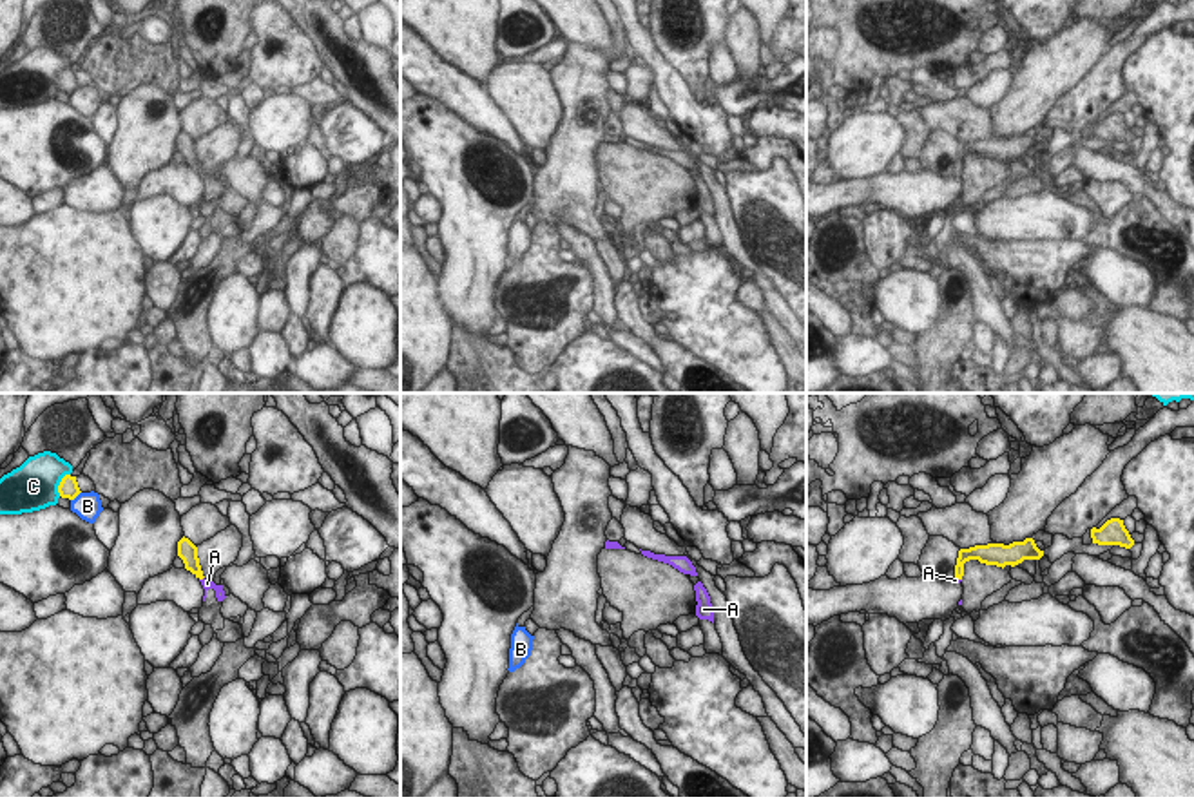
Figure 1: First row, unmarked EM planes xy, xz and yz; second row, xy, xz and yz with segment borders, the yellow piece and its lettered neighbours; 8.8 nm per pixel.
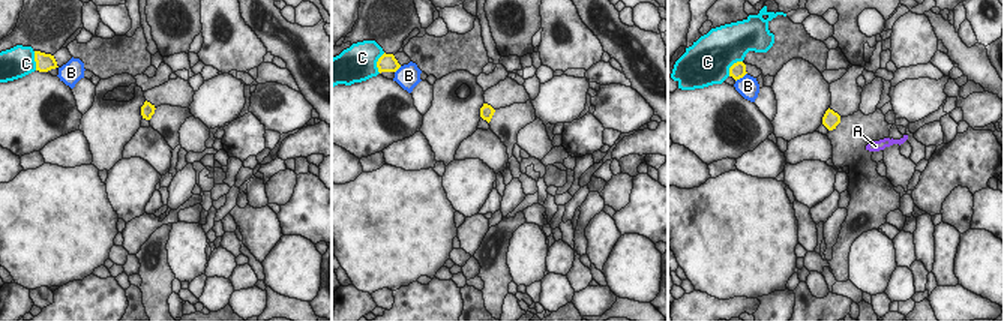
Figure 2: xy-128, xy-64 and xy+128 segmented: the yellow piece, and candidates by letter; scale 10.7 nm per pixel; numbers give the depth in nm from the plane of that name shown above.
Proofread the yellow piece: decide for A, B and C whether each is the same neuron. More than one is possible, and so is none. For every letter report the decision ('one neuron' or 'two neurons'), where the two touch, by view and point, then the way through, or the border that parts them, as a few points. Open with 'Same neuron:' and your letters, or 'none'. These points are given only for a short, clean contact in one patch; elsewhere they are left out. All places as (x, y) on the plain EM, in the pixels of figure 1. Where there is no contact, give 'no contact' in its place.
Same neuron: A
A: one neuron; meets yellow in xy at (202, 172); runs through xy (189, 149), (202, 172), (207, 178)
B: two neurons; meets yellow in xy at (75, 91)
C: two neurons; meets yellow in xy at (60, 78)

